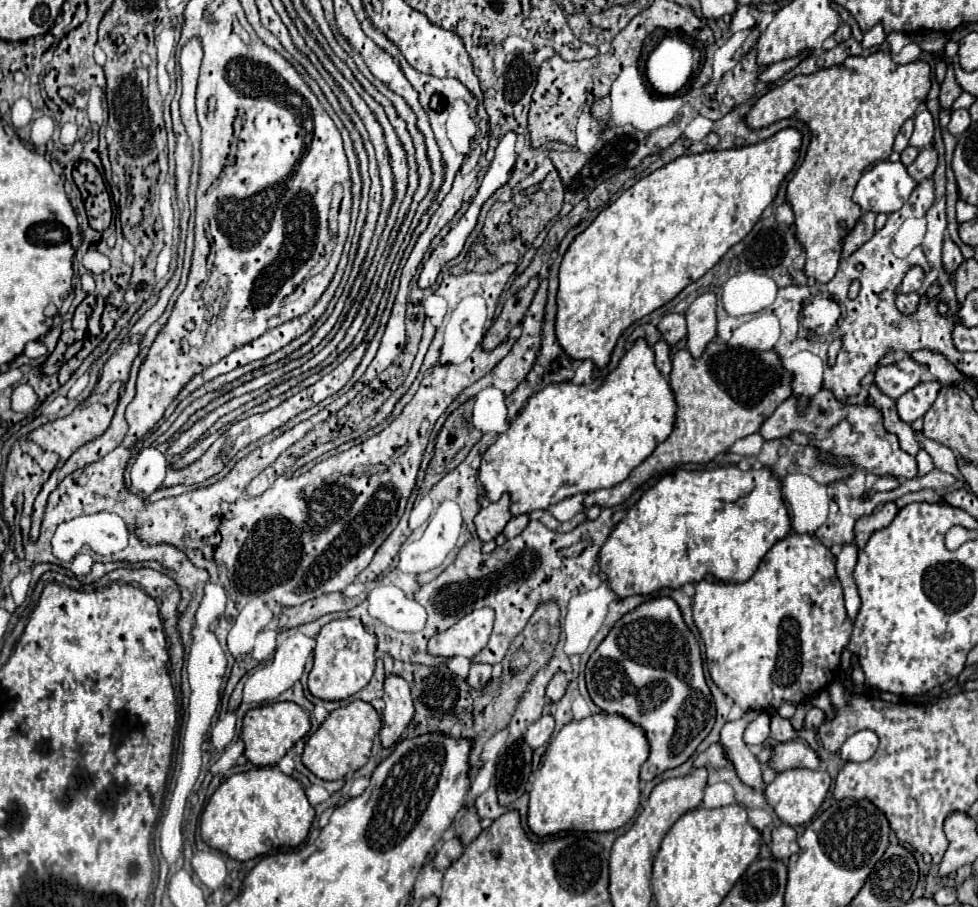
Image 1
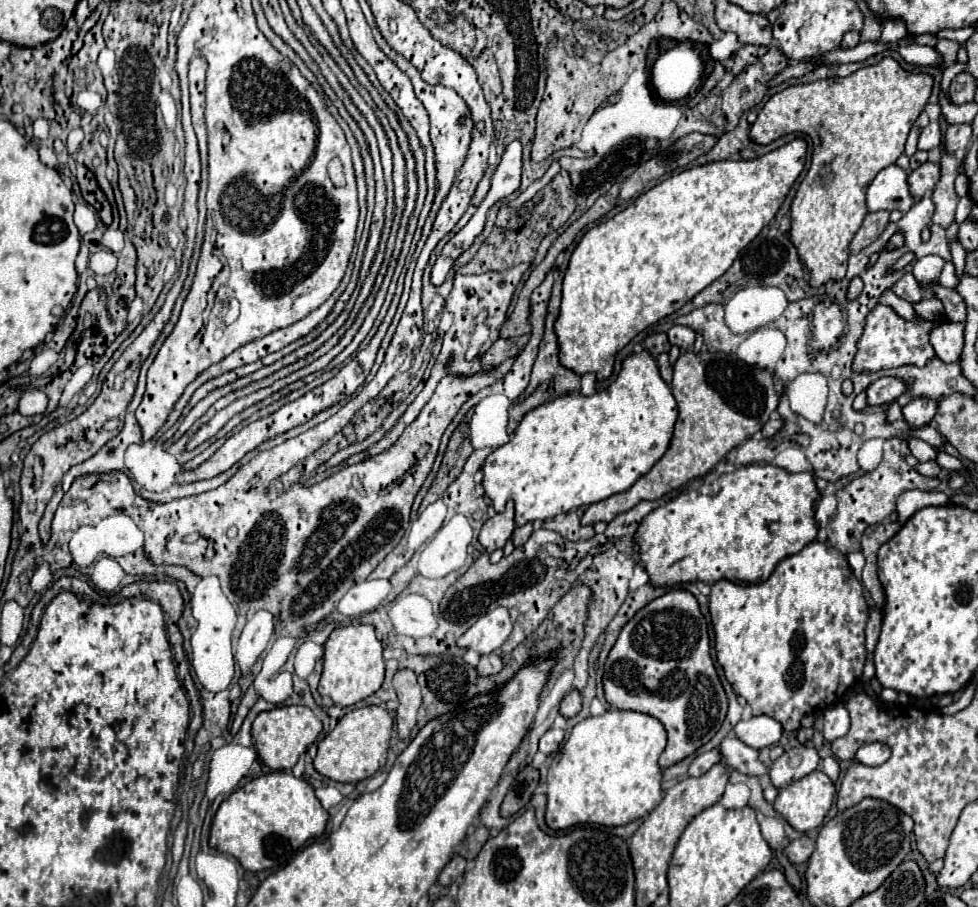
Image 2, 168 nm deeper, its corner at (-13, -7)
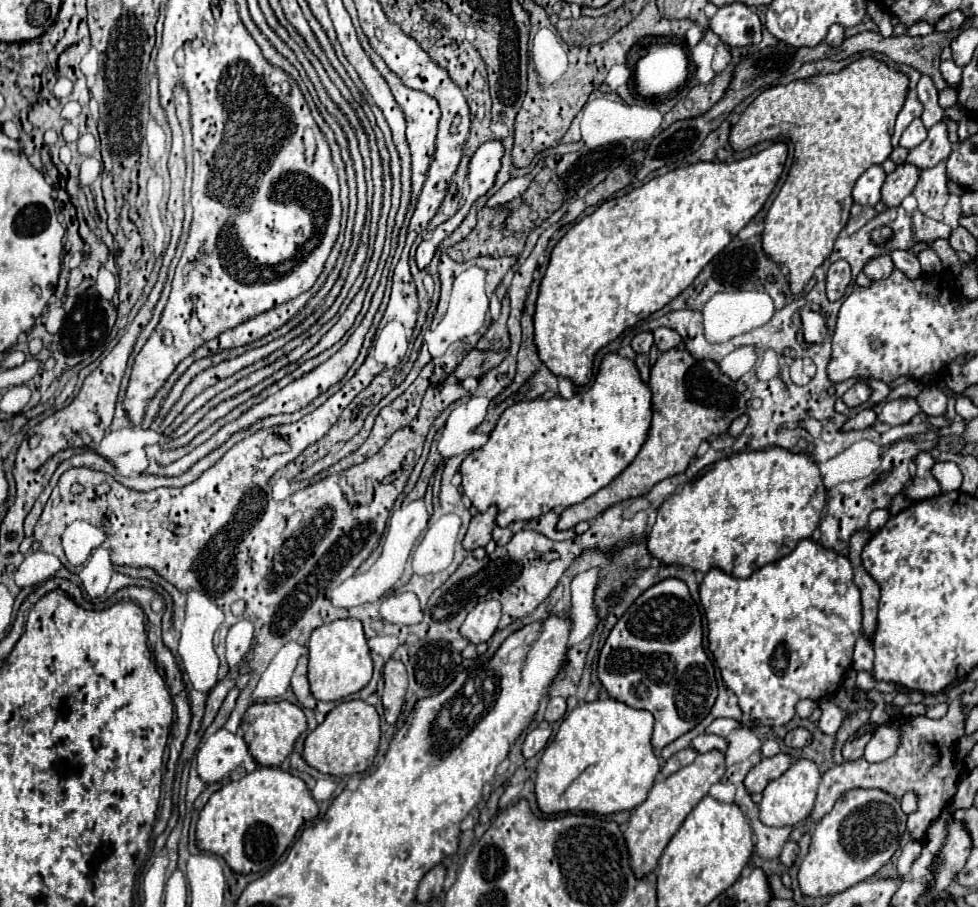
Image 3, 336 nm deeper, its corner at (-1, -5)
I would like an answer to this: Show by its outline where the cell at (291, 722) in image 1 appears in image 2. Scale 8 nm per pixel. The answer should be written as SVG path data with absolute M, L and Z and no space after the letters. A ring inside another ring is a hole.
M277 706L269 712L261 712L253 722L253 744L259 760L271 770L291 770L299 756L317 740L323 726L319 718L307 706Z

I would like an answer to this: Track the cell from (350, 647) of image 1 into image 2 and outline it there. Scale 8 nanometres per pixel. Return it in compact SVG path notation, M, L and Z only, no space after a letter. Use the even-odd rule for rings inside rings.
M371 624L335 628L323 648L325 656L323 674L319 680L319 694L329 696L335 706L353 706L381 688L385 678L385 660L381 654L383 646L377 640L375 628Z

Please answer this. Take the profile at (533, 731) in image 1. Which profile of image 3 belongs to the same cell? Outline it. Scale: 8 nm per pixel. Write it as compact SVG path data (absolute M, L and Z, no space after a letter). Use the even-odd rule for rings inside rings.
M547 724L537 726L535 730L531 730L525 736L525 742L523 742L523 756L533 758L537 752L541 752L547 746L549 738L551 738L551 726L547 726Z

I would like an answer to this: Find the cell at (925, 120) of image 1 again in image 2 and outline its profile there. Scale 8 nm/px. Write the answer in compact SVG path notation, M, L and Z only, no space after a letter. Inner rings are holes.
M929 122L921 134L919 134L919 144L917 148L919 150L931 150L931 148L937 148L941 144L941 128L939 128L939 122Z

